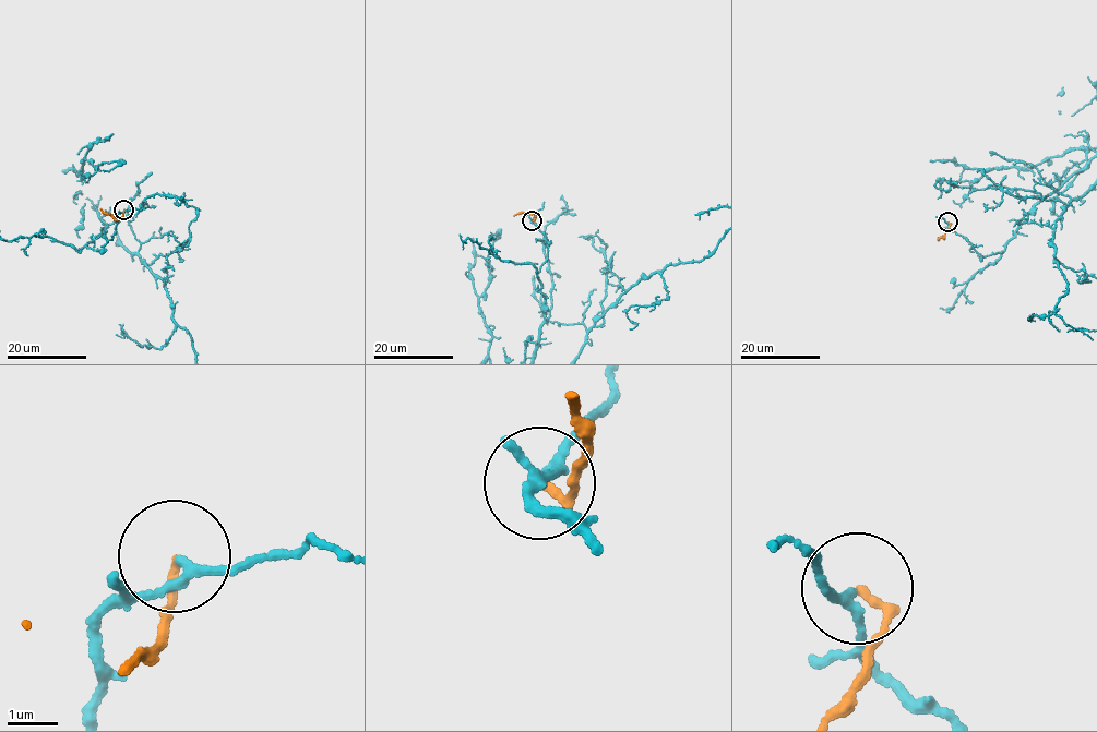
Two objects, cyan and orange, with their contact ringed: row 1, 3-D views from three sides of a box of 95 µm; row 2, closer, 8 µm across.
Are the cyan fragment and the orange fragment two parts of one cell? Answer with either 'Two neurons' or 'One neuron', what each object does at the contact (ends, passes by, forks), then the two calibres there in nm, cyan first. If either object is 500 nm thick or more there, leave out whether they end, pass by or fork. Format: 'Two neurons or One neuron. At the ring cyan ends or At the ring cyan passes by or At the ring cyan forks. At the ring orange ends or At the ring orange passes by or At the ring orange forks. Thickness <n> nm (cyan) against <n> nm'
One neuron. At the ring cyan passes by. At the ring orange ends. Thickness 150 nm (cyan) against 150 nm

